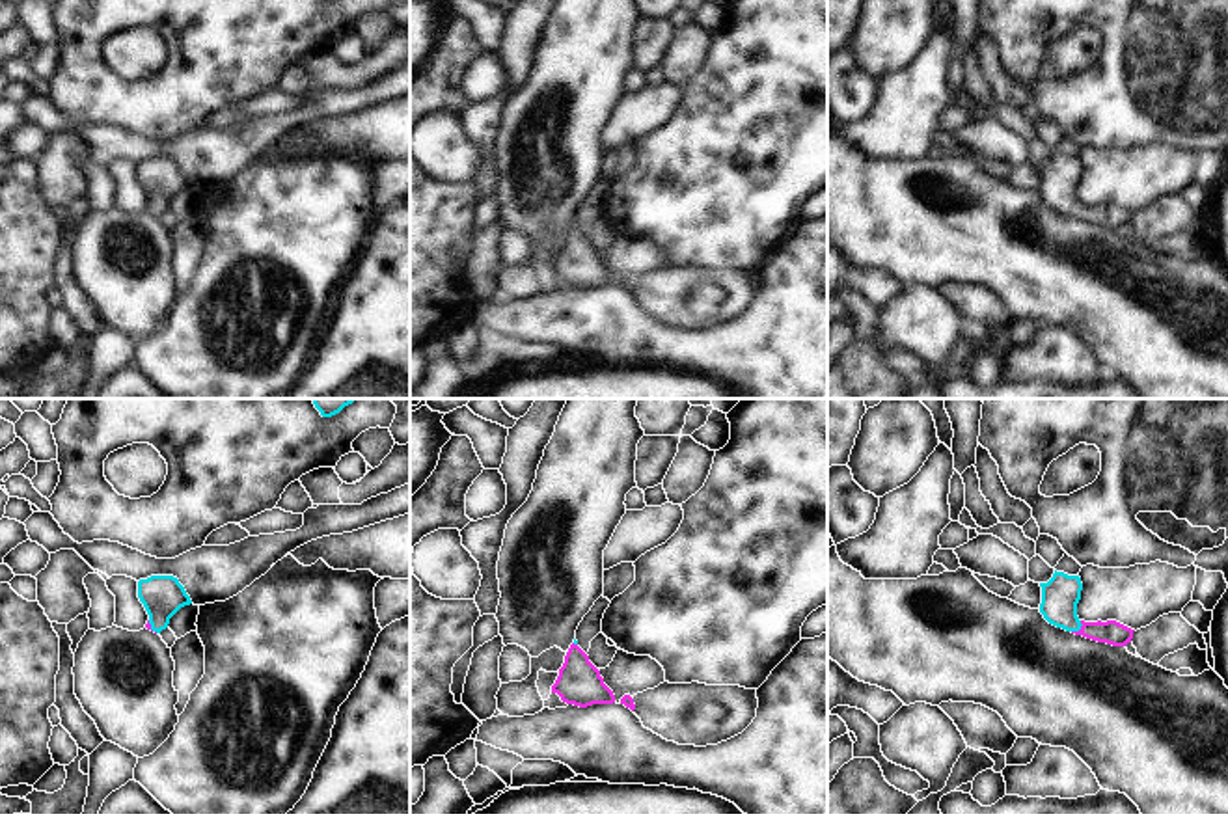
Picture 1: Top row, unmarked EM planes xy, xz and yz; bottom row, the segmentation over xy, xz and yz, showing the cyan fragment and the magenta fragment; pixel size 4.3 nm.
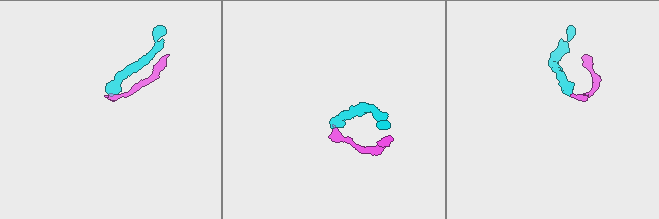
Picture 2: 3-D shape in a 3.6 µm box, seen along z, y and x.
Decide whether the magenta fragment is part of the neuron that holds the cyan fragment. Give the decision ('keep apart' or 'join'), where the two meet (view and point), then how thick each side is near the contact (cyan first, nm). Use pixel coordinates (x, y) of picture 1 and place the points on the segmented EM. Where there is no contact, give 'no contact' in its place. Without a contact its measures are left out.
join; contact yz (1079, 628); calibres 160 and 110 nm

